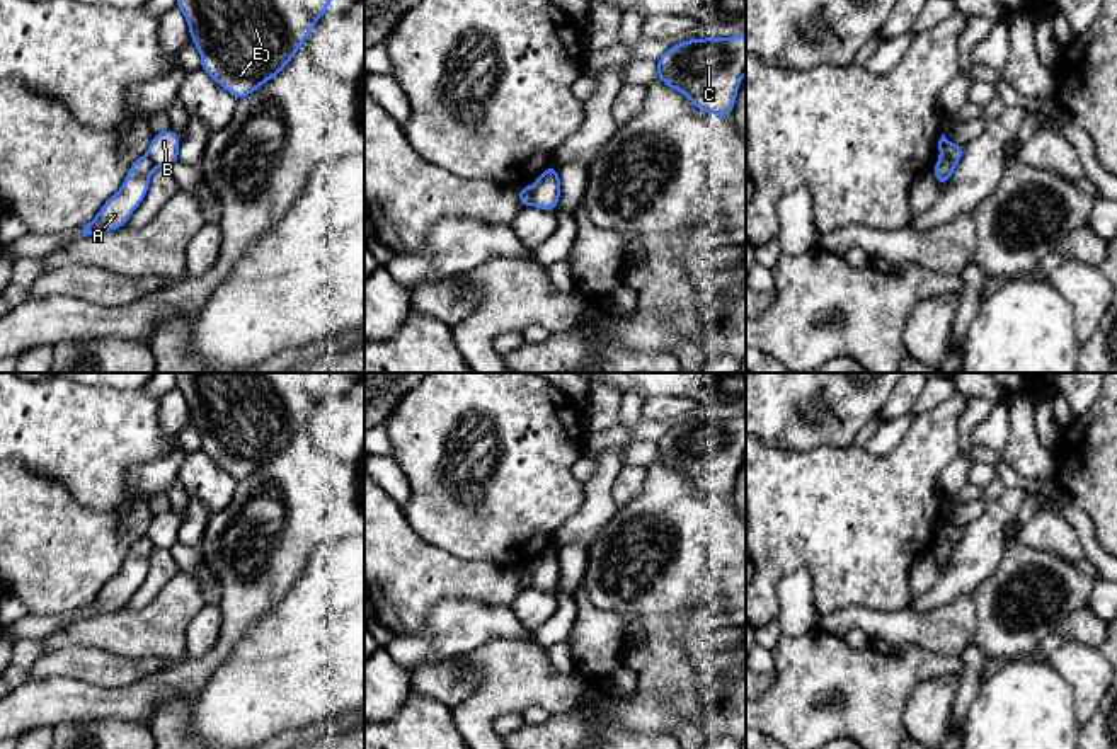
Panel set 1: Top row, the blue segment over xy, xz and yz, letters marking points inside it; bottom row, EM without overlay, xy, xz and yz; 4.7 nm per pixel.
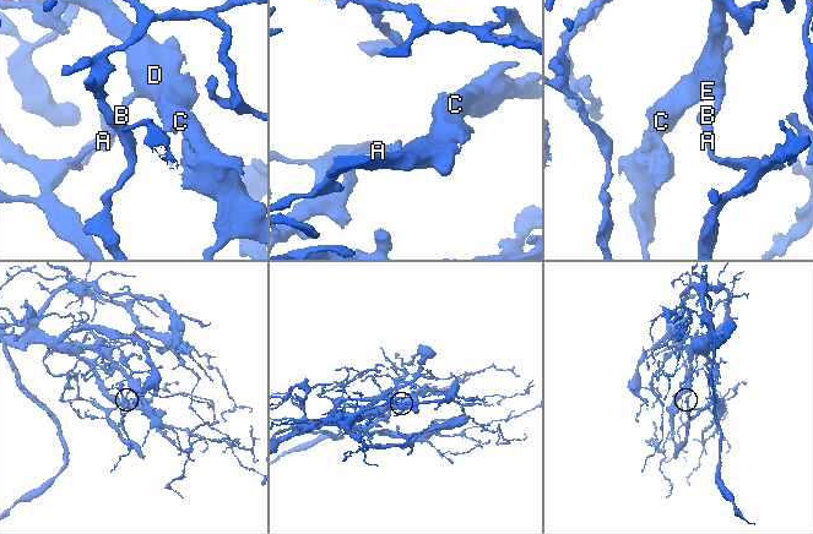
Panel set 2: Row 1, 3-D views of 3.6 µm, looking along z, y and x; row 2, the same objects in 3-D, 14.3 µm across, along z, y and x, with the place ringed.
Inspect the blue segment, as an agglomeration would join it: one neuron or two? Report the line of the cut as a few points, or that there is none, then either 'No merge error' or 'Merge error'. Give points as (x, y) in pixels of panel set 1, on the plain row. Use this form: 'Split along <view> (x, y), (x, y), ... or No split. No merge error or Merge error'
Split along xz (533, 567), (530, 584). Merge error

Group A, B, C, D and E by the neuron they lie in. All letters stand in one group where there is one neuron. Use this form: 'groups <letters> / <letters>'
groups A / B C D E

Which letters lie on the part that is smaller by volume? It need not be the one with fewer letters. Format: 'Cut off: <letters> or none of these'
Cut off: A

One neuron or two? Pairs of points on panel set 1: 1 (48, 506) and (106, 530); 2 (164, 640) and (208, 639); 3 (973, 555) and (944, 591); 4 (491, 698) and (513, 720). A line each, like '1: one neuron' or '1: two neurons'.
1: one neuron
2: two neurons
3: one neuron
4: two neurons

